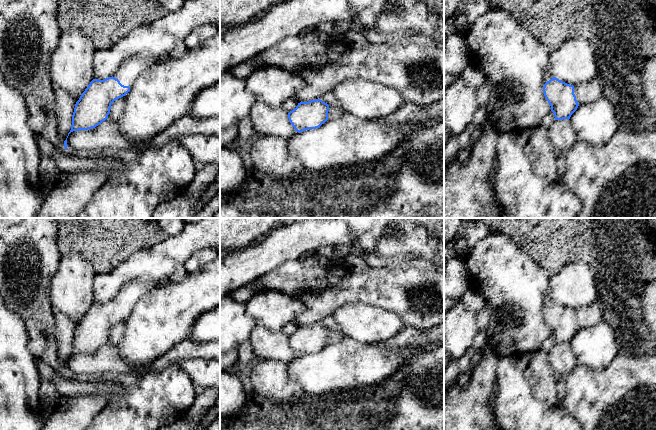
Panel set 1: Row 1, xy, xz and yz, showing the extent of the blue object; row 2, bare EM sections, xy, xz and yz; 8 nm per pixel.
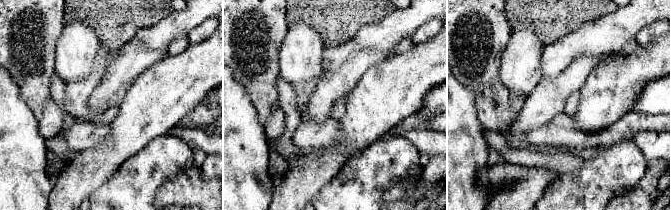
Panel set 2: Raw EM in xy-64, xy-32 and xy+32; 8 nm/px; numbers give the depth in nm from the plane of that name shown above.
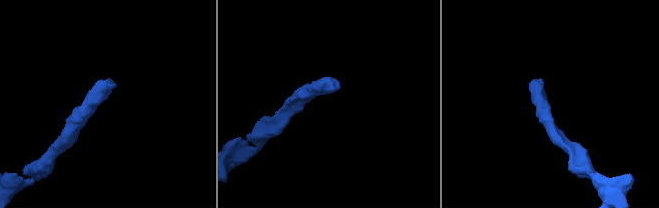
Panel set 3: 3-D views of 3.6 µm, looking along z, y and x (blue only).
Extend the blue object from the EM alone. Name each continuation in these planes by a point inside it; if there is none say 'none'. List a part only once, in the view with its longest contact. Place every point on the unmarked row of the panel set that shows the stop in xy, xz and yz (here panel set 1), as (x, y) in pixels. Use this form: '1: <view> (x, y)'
1: xy (127, 297)

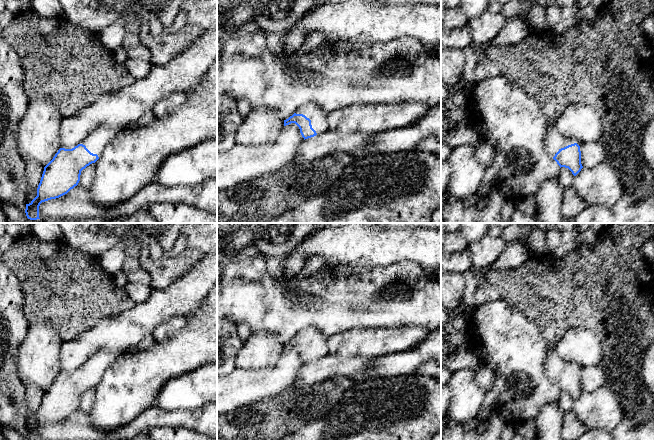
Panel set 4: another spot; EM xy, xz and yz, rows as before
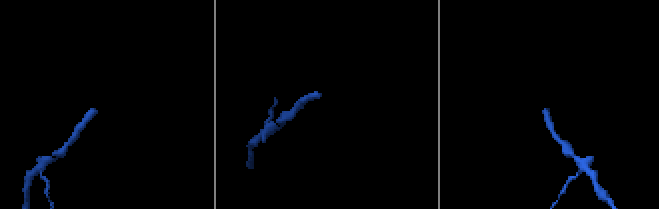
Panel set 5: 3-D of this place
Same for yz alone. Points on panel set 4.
1: yz (554, 364)

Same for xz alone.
1: xz (318, 340)

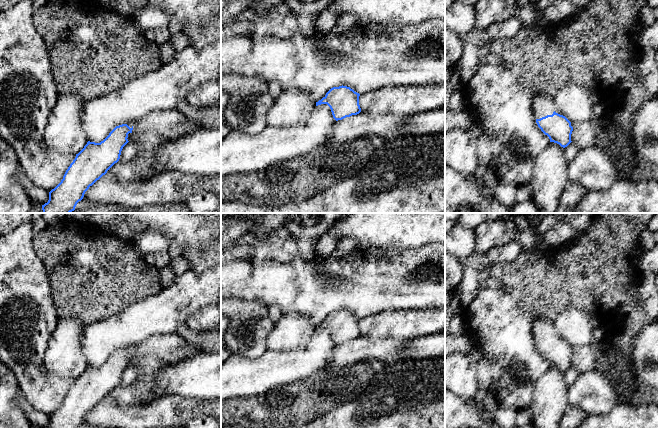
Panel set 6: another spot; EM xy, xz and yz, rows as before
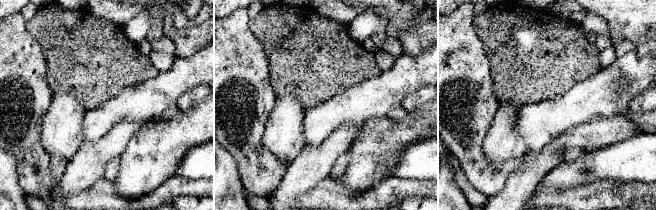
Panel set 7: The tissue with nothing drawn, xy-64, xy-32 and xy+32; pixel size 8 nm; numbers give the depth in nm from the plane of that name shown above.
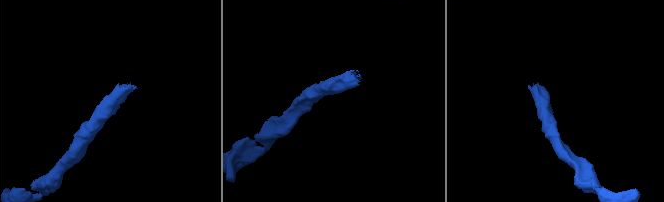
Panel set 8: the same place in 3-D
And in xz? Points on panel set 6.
none

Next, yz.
1: yz (543, 329)

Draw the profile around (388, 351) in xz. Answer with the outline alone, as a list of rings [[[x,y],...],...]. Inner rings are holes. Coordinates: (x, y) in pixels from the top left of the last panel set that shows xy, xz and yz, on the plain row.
[[[361,336],[336,345],[332,359],[325,368],[344,367],[364,361],[367,358],[374,358],[384,366],[390,366],[402,360],[406,347],[407,341],[395,338],[371,340]]]

